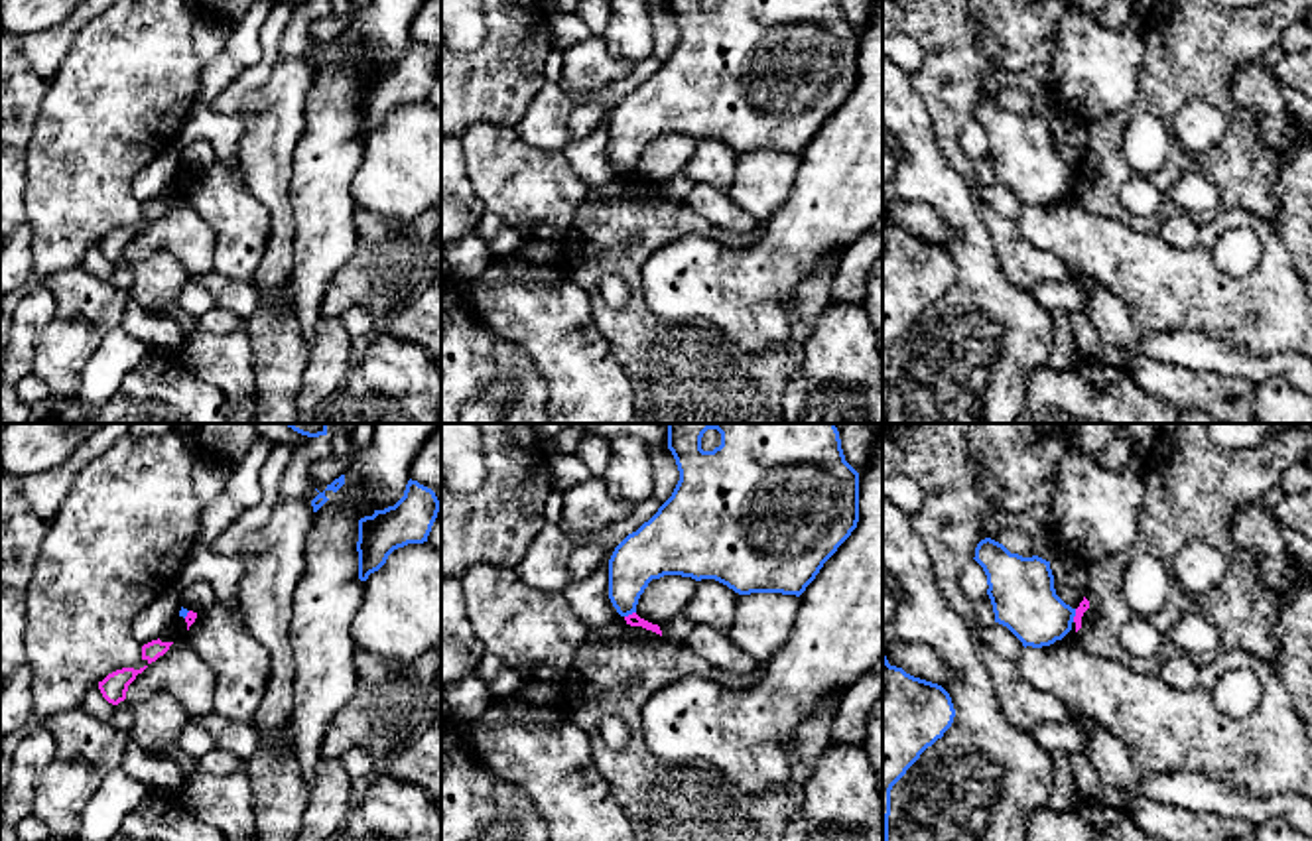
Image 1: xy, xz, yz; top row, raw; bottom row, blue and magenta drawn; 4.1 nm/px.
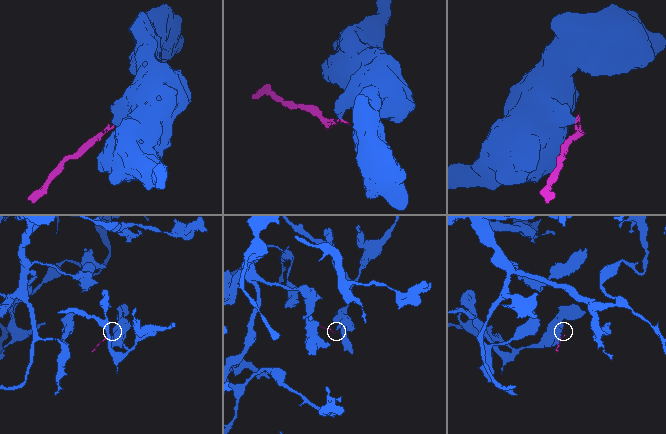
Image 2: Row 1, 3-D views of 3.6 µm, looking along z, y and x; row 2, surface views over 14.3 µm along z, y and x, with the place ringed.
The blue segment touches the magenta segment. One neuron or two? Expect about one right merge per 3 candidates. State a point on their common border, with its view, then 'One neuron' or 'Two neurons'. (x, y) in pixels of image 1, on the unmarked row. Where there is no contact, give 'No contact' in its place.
Touches blue at yz (1074, 174). Two neurons

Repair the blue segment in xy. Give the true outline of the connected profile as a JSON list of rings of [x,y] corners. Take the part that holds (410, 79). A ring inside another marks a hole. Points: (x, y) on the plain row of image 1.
[[[408,39],[404,55],[384,69],[359,79],[359,138],[366,140],[388,114],[408,102],[424,102],[439,71],[435,51],[418,39]]]

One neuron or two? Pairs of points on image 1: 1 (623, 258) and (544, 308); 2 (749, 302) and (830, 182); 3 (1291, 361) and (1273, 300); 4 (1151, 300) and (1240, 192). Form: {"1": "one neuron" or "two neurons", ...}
{"1": "two neurons", "2": "one neuron", "3": "two neurons", "4": "two neurons"}

